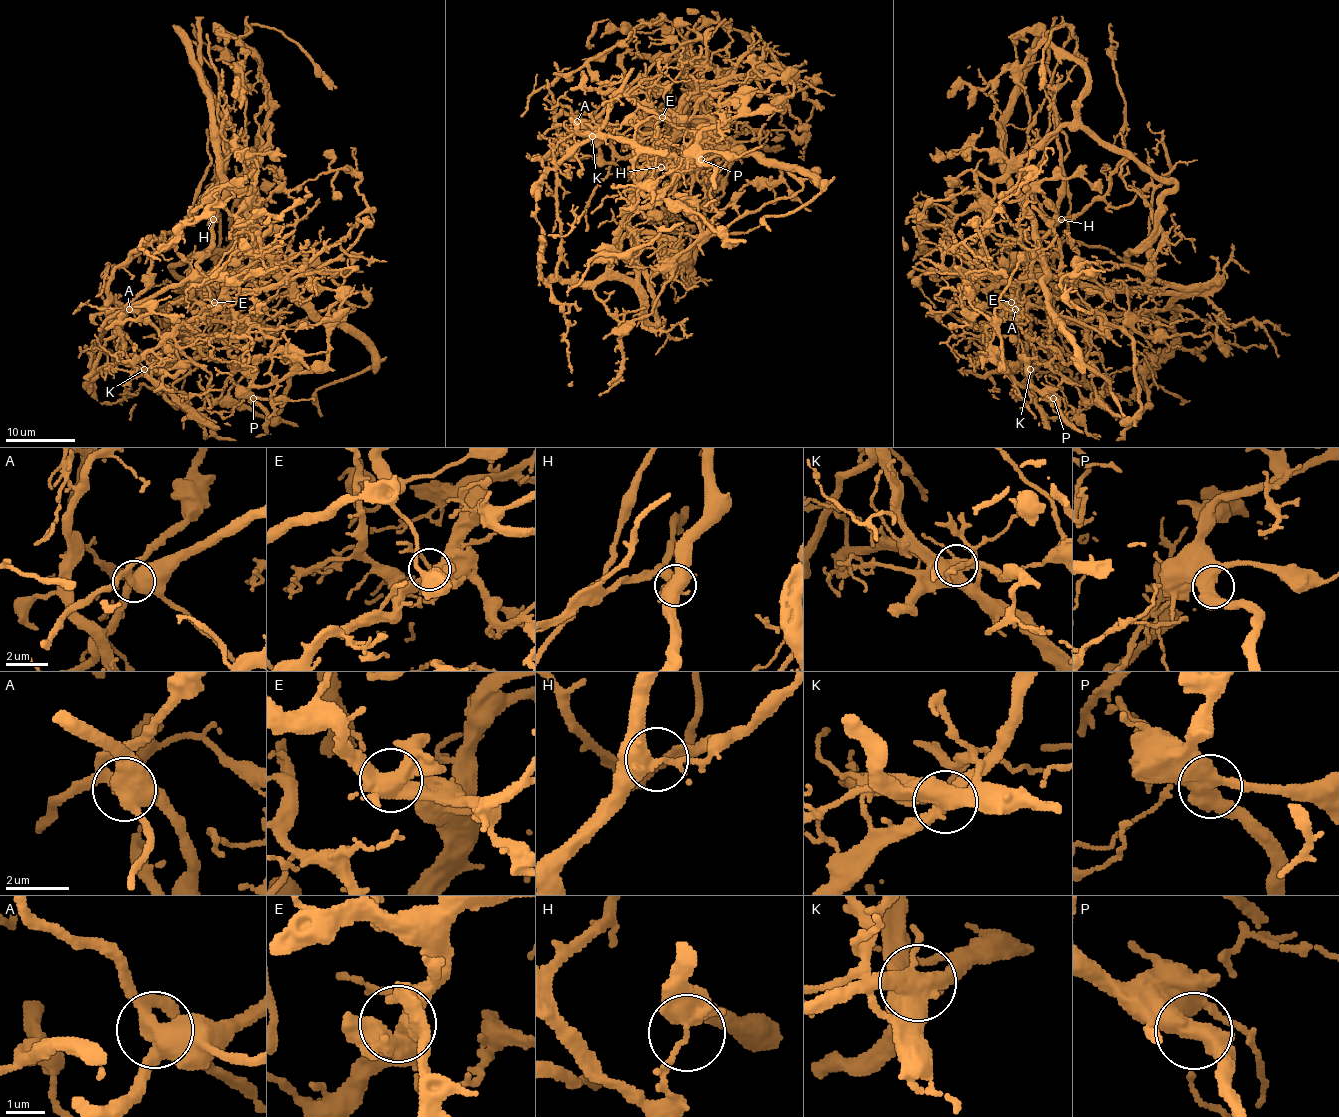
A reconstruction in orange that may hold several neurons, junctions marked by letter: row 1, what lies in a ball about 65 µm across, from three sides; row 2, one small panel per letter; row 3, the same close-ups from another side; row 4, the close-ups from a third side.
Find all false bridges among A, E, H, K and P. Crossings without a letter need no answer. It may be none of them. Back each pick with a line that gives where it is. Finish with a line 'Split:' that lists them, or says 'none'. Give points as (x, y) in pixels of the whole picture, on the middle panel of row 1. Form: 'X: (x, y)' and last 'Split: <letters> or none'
A: (577, 121)
H: (661, 167)
K: (592, 136)
Split: A, H, K

